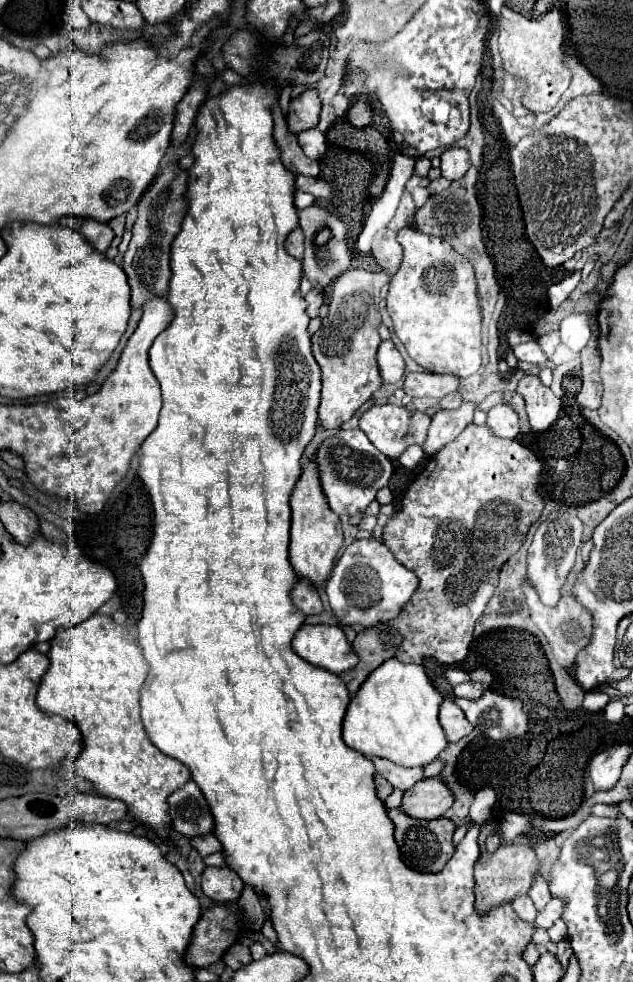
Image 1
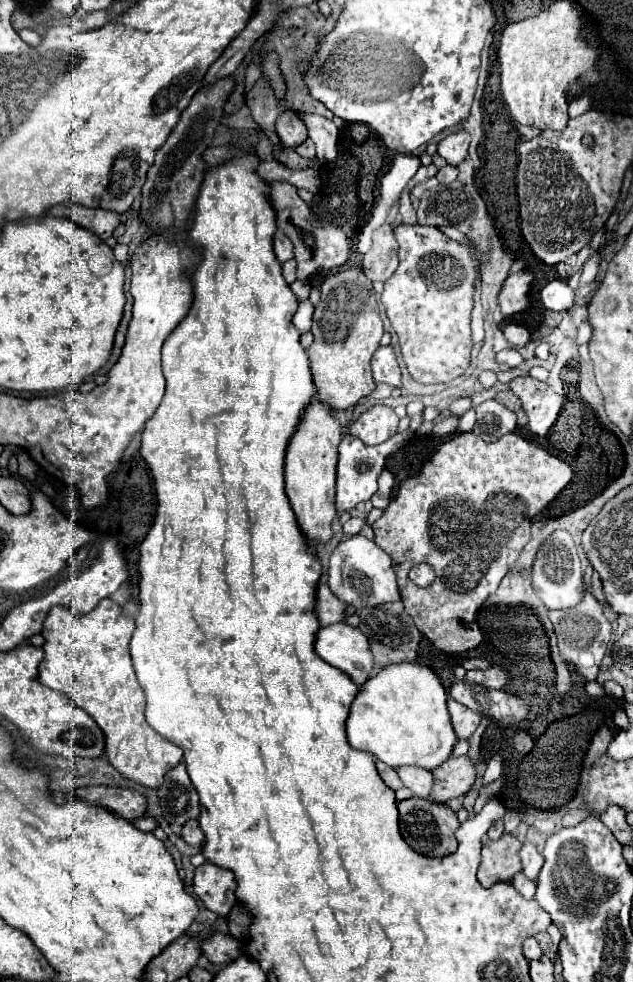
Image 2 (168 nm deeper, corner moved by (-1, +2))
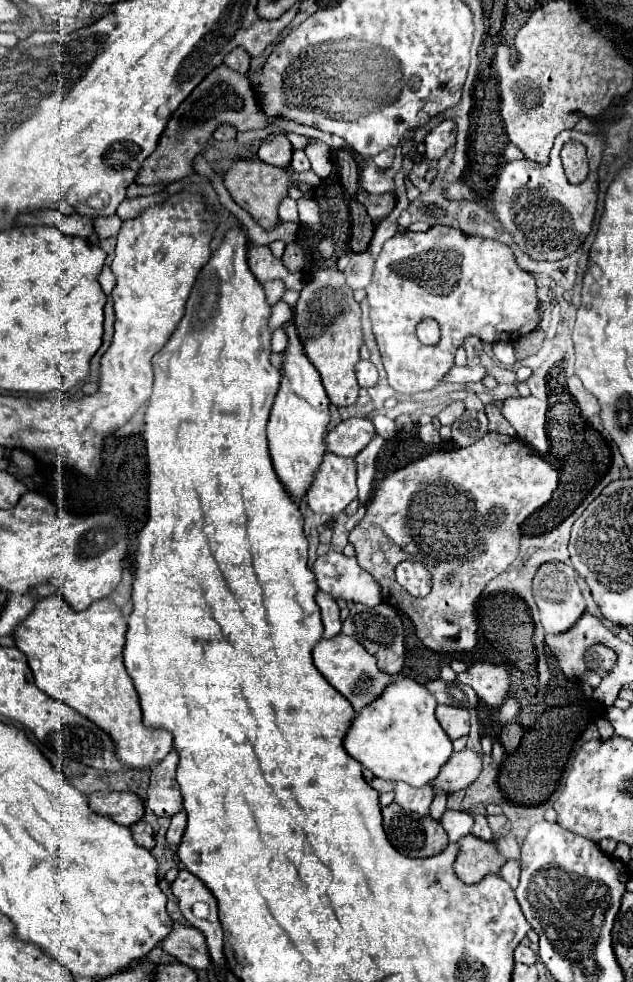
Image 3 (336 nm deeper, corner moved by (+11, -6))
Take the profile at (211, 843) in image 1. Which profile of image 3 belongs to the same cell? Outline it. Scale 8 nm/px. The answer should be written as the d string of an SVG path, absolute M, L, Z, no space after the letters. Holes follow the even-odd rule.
M181 811L181 813L177 813L177 815L171 817L171 825L169 825L167 835L165 835L167 845L175 849L181 843L183 833L185 833L185 811Z

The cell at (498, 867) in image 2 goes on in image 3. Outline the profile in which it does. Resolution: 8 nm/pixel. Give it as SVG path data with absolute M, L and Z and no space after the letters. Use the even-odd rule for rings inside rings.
M469 835L465 837L465 841L459 843L459 847L461 853L455 861L455 873L463 883L473 885L487 875L501 873L505 857L497 851L497 845L493 841L481 841Z

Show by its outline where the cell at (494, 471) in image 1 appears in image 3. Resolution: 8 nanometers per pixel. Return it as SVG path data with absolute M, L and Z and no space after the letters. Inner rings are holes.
M487 433L471 447L435 451L419 461L409 463L405 469L387 473L373 491L365 519L349 533L349 541L355 547L359 565L365 571L373 573L373 577L381 585L383 601L411 617L415 633L425 647L439 653L471 651L477 641L475 606L485 585L517 559L521 523L535 509L549 503L557 485L557 471L523 441L507 435ZM407 559L421 561L433 575L433 589L429 597L417 599L411 595L401 595L405 591L397 587L395 567L397 561Z

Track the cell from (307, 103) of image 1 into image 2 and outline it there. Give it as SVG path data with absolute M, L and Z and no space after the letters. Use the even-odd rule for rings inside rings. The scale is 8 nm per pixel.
M295 111L281 113L277 117L275 127L277 127L277 135L279 135L279 141L283 147L295 149L297 145L301 145L307 139L307 127L305 127L305 123L301 123L301 119Z

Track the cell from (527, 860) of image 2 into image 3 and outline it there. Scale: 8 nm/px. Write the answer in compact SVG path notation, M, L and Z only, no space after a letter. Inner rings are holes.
M511 833L503 835L503 837L501 837L501 839L497 839L495 843L497 843L499 853L503 853L503 857L505 857L505 859L519 861L519 857L521 857L521 847L519 847L519 843L515 841L515 837L513 837Z

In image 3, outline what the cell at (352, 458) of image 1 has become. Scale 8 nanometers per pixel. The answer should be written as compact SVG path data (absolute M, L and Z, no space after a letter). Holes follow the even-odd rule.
M325 453L315 485L307 493L307 503L315 513L337 515L357 499L357 463L353 457Z

